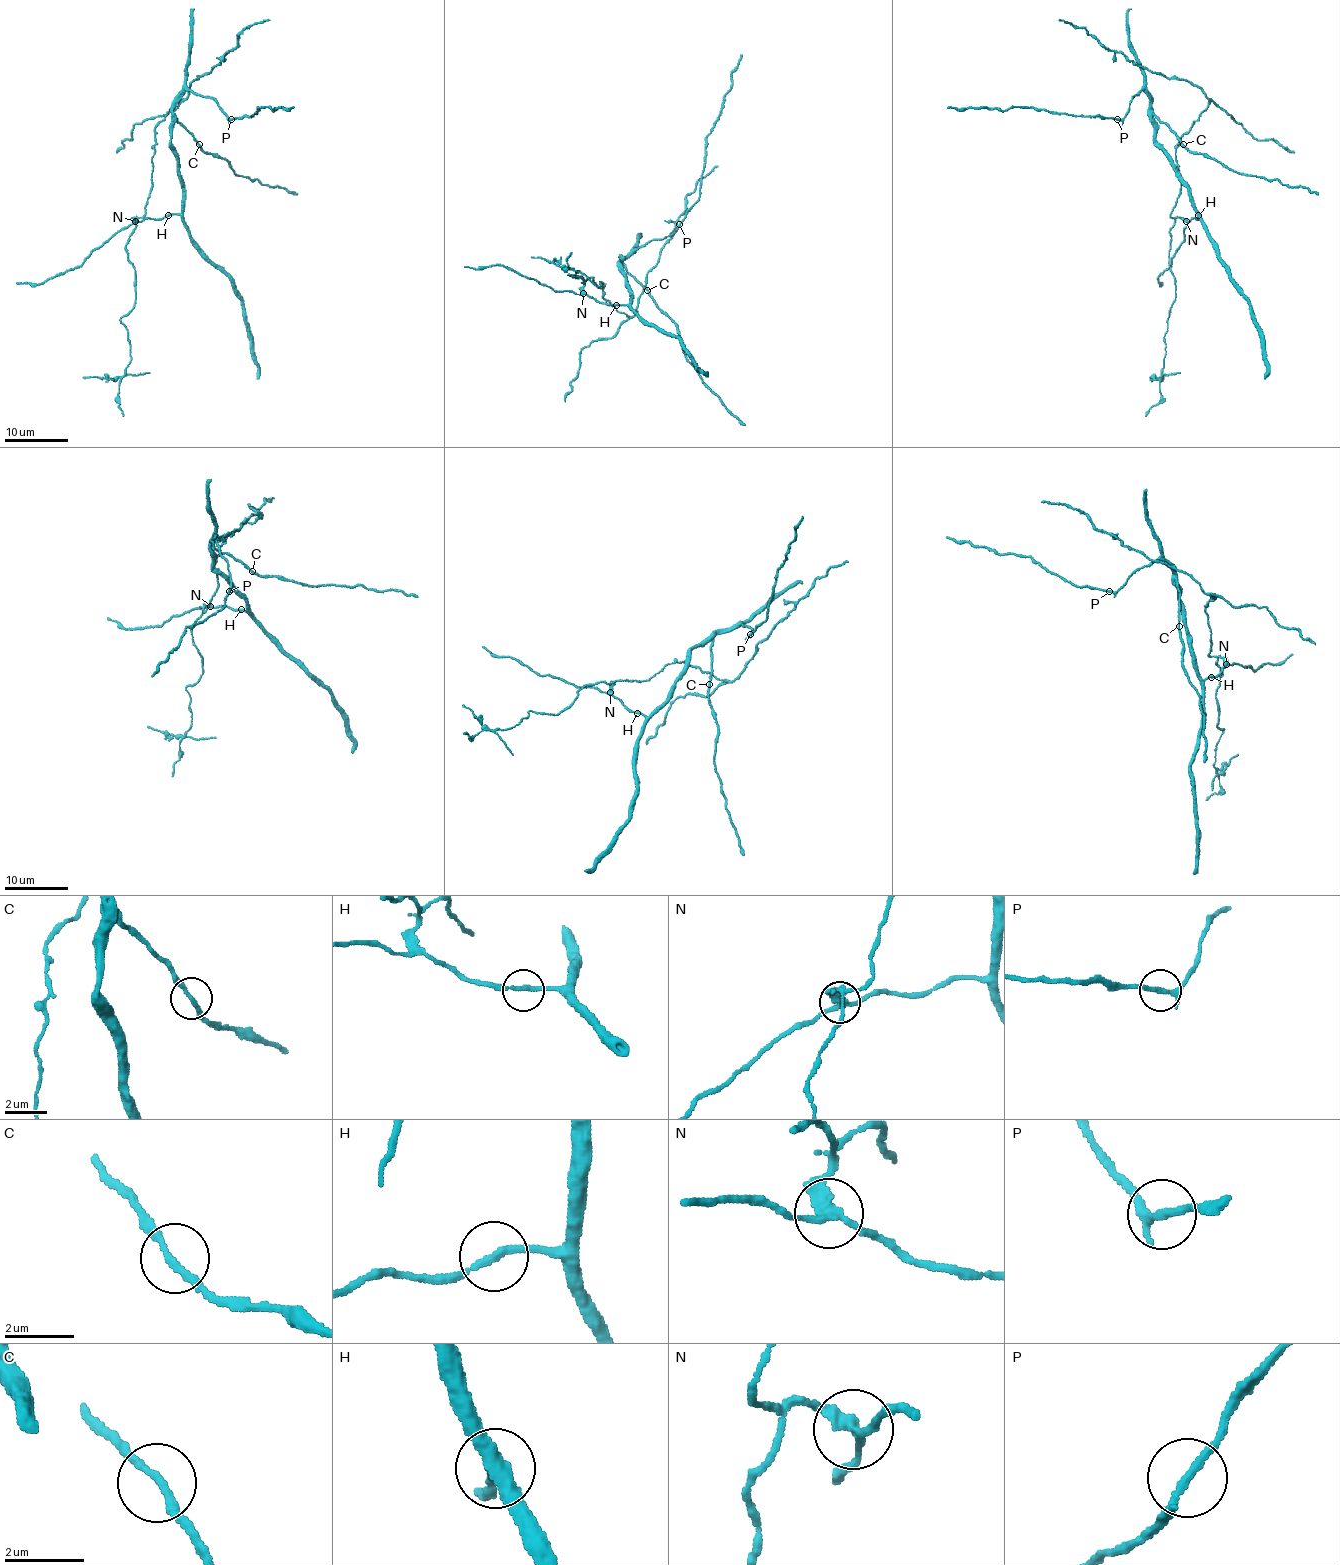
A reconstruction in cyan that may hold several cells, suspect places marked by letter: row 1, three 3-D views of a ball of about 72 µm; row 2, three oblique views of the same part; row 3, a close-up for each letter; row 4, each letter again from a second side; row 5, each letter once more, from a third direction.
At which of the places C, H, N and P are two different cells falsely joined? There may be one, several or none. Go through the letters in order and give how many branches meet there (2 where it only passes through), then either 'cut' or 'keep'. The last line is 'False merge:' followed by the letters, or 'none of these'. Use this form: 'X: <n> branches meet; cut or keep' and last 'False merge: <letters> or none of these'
C: 2 branches meet; keep
H: 2 branches meet; keep
N: 3 branches meet; cut
P: 3 branches meet; keep
False merge: N

